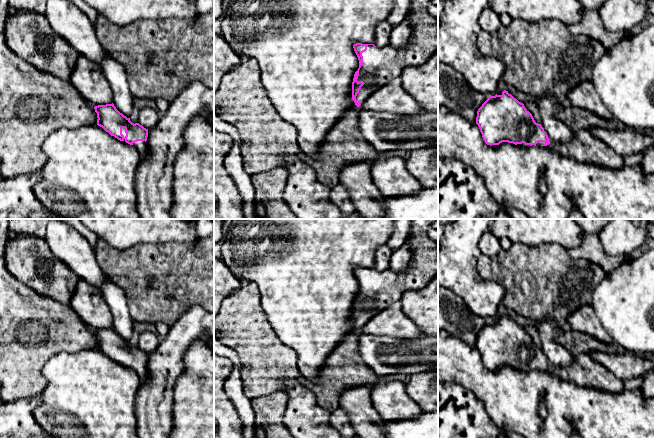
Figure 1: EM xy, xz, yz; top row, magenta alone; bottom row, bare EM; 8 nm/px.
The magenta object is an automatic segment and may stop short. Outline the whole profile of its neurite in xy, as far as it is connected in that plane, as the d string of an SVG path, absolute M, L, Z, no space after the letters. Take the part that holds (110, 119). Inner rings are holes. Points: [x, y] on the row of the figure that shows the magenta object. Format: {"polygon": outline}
{"polygon": "M114 104L98 105L94 107L97 113L97 125L102 127L111 136L120 141L133 145L138 151L141 158L148 153L147 137L148 129L139 123L132 123L120 113Z"}

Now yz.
{"polygon": "M445 0L445 8L438 20L438 62L450 65L459 71L470 87L485 94L488 99L477 111L476 124L487 145L497 147L502 142L513 143L521 148L547 146L550 144L547 133L541 124L535 122L524 104L504 90L497 94L498 83L505 77L503 62L482 56L478 49L478 36L482 31L479 17L491 0Z"}

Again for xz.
{"polygon": "M411 0L409 19L411 35L406 45L401 49L390 46L378 48L374 44L356 43L354 51L359 60L359 68L354 74L352 82L352 100L359 107L372 93L394 79L400 78L406 67L425 64L438 51L438 18L427 12L427 3L430 0Z"}

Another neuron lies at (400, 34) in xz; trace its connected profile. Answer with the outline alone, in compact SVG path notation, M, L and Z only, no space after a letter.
M407 16L401 23L393 26L390 38L390 47L401 49L405 47L411 35L410 19Z

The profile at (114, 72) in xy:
M109 55L99 66L112 89L114 106L120 113L130 118L134 106L134 97L129 90L126 70Z

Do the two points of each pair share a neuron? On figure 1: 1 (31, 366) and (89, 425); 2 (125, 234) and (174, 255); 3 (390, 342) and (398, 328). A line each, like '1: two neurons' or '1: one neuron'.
1: two neurons
2: two neurons
3: two neurons

